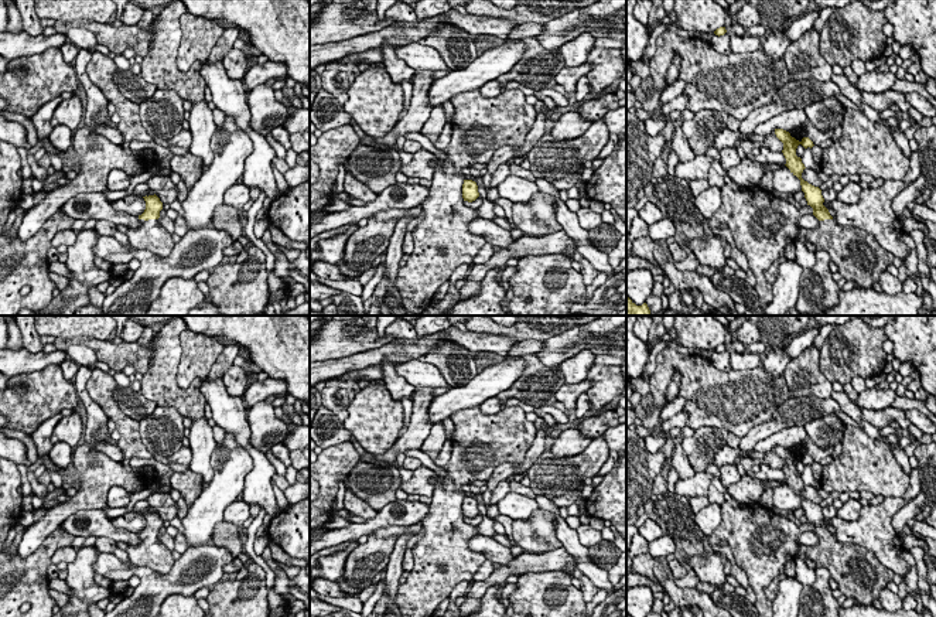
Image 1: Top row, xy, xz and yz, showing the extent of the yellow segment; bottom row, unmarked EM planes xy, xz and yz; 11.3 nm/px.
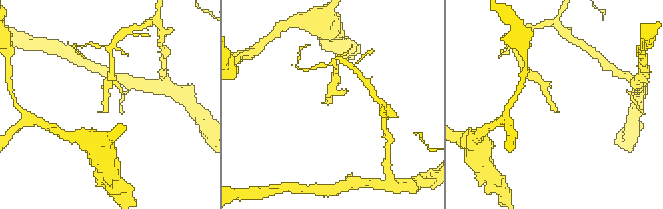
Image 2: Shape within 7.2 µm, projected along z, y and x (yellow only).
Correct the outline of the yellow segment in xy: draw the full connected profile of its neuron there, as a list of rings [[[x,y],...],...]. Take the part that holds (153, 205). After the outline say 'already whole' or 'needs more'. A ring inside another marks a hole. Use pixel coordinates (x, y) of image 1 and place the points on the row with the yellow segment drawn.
[[[156,194],[143,198],[146,201],[146,209],[139,215],[140,228],[127,228],[129,243],[137,250],[148,250],[160,258],[167,258],[175,243],[171,233],[158,224],[163,202]]] | needs more

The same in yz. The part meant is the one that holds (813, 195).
[[[775,129],[775,134],[783,143],[785,166],[800,180],[807,205],[813,208],[813,215],[819,219],[819,226],[807,231],[806,241],[813,243],[816,250],[826,250],[830,255],[841,277],[853,280],[855,287],[871,289],[881,273],[892,265],[894,255],[864,229],[838,225],[823,205],[821,190],[802,178],[806,167],[796,156],[796,149],[799,144],[812,149],[813,142],[809,137],[799,142],[783,129]]] | needs more

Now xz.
[[[464,180],[462,184],[462,198],[464,201],[472,202],[479,197],[478,185],[472,180]]] | already whole

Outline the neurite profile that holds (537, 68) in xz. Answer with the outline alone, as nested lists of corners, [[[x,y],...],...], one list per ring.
[[[536,37],[520,38],[527,47],[522,59],[506,74],[496,78],[501,88],[515,81],[533,91],[556,86],[556,75],[564,68],[560,52],[547,51]]]

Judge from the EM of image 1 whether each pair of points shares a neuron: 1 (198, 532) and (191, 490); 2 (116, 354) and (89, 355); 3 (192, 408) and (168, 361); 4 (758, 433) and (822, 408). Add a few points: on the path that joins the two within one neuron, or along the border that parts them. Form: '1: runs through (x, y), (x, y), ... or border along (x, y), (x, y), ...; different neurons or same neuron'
1: border along (202, 490), (188, 508); different neurons
2: border along (65, 348), (69, 346), (86, 346), (98, 360); different neurons
3: runs through (181, 396), (168, 384), (168, 372); same neuron
4: runs through (774, 425), (792, 412), (806, 409); same neuron

